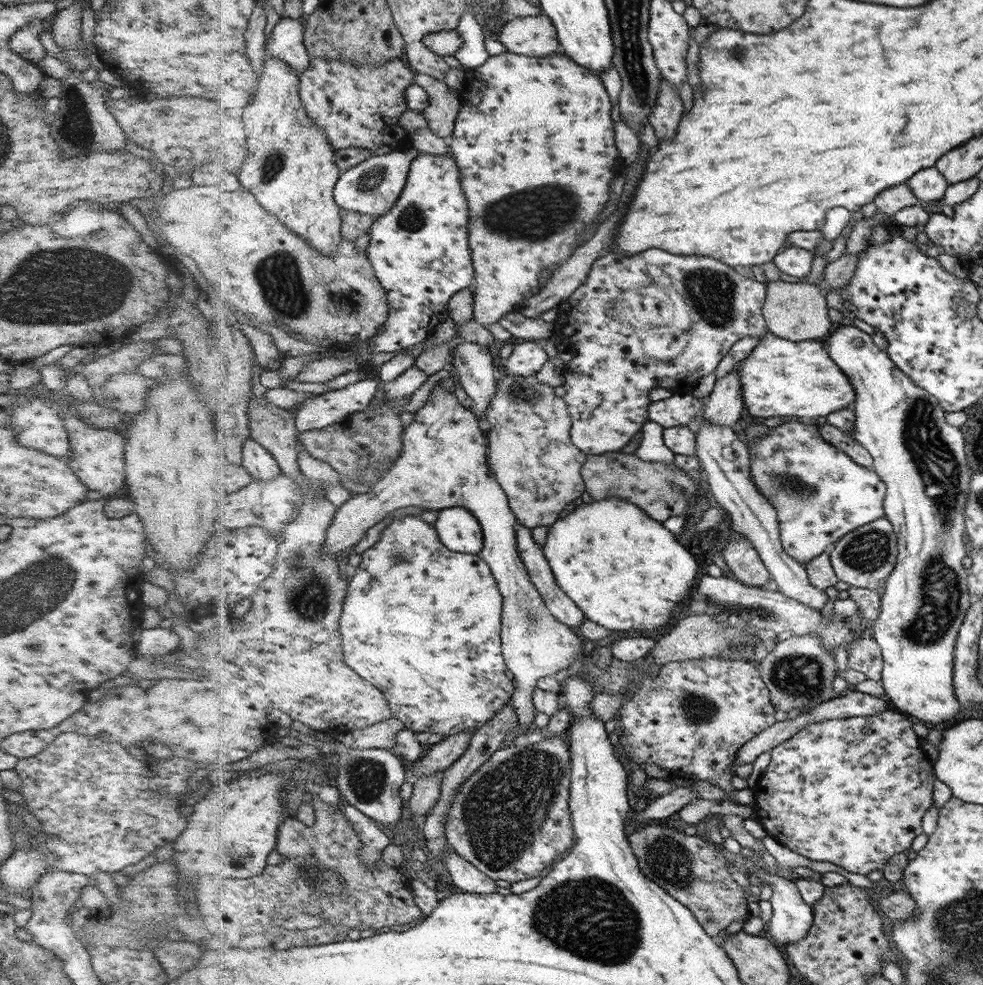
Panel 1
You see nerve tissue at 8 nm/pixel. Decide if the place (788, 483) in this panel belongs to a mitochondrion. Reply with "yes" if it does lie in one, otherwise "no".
yes

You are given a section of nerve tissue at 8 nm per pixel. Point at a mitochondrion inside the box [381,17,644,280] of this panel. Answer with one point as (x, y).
(528, 216)

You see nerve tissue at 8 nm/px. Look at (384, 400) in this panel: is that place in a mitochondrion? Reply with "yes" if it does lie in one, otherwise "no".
no

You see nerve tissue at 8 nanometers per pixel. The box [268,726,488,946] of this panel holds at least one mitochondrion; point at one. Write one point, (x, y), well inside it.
(366, 777)

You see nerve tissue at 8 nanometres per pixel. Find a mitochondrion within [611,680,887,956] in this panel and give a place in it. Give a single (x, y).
(684, 880)

